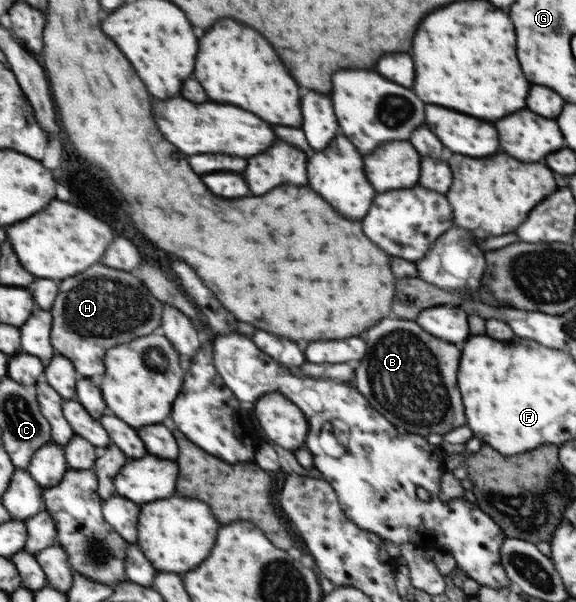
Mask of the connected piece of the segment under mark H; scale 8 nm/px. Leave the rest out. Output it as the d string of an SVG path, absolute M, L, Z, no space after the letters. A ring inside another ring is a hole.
M92 266L76 278L66 278L54 305L55 322L52 342L58 354L72 361L81 378L104 374L104 354L116 344L130 342L150 334L160 326L162 302L132 273L108 266Z

